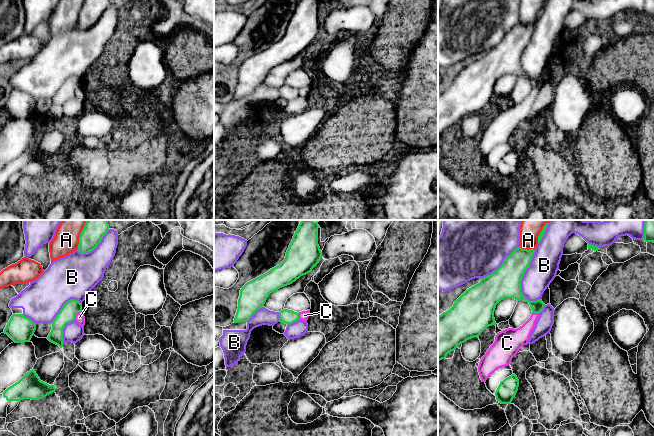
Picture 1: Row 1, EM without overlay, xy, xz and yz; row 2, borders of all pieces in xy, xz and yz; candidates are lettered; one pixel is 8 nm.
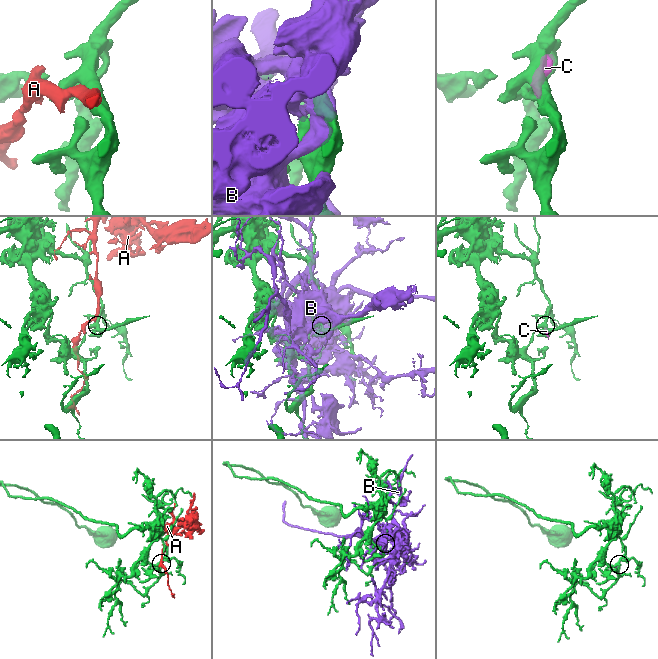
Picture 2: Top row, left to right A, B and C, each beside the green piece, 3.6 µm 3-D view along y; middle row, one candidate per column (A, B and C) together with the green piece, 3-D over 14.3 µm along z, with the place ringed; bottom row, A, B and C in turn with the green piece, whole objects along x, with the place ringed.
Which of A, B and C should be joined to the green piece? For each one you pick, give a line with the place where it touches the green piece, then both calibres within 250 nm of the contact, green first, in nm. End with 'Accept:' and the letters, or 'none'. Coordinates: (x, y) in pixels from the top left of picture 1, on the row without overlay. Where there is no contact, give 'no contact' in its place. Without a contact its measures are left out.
Accept: none

